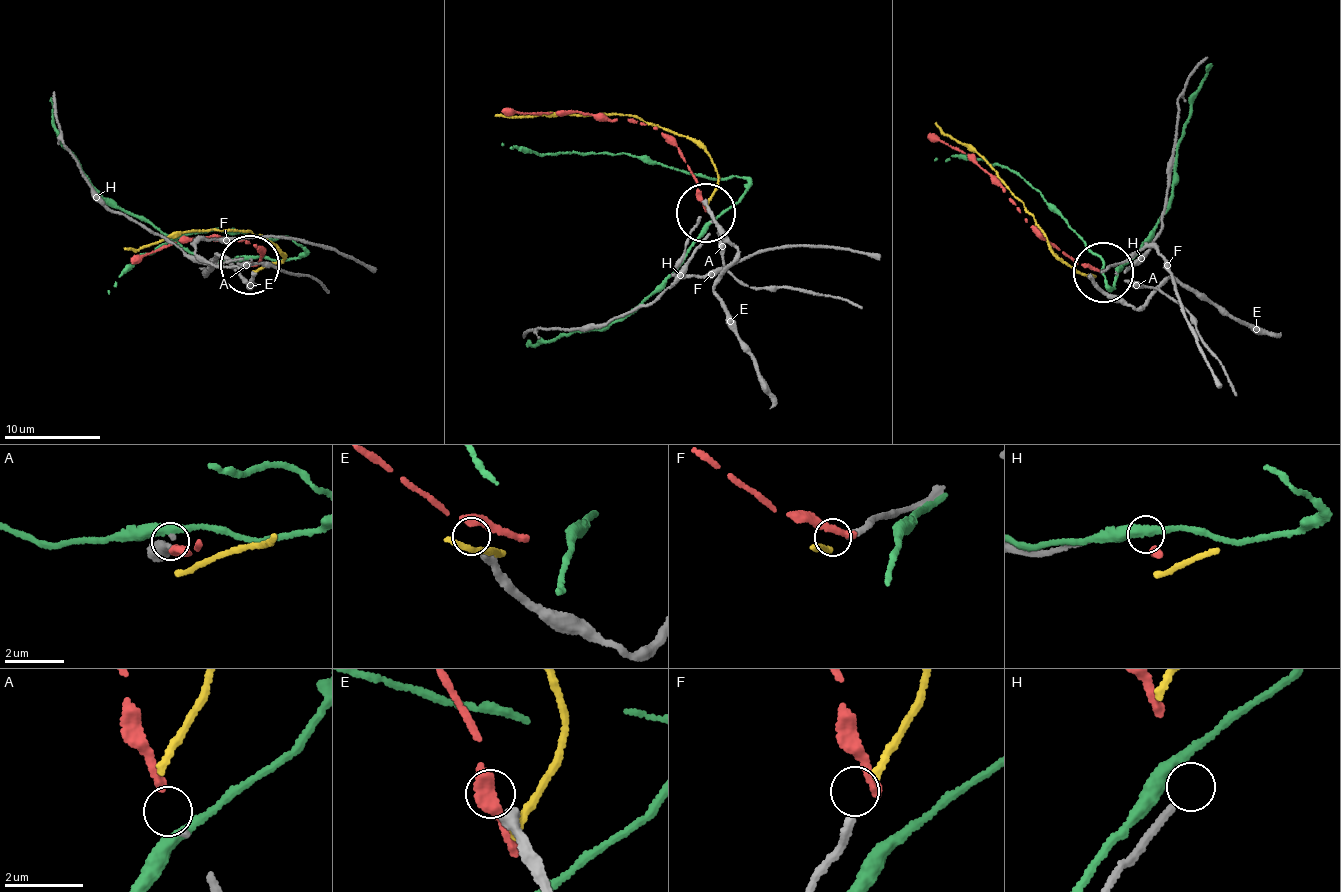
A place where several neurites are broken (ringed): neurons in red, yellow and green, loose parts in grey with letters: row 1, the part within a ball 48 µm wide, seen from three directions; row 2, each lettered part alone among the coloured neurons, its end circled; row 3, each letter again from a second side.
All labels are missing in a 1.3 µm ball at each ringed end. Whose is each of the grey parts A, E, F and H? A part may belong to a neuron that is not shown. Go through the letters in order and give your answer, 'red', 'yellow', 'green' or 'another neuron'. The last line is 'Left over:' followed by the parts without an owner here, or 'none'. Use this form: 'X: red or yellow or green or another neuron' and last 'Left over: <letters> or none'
A: red
E: another neuron
F: yellow
H: another neuron
Left over: E, H

